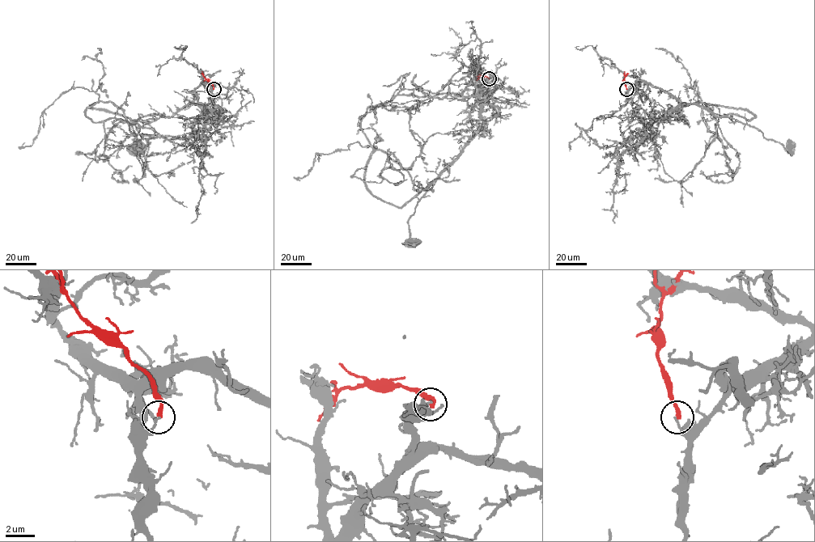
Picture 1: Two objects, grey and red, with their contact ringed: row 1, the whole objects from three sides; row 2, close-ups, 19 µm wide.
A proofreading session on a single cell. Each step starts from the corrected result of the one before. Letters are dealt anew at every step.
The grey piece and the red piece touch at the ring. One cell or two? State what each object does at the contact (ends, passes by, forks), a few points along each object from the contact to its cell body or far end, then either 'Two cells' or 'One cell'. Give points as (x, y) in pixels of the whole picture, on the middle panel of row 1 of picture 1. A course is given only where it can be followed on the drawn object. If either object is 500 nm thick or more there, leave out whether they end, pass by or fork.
At the ring grey ends. At the ring red ends. Course of grey: (489, 78), (470, 112), (473, 134), (469, 142), (418, 201), (415, 212), (409, 219), (411, 243). Course of red: (489, 78), (477, 76). Two cells

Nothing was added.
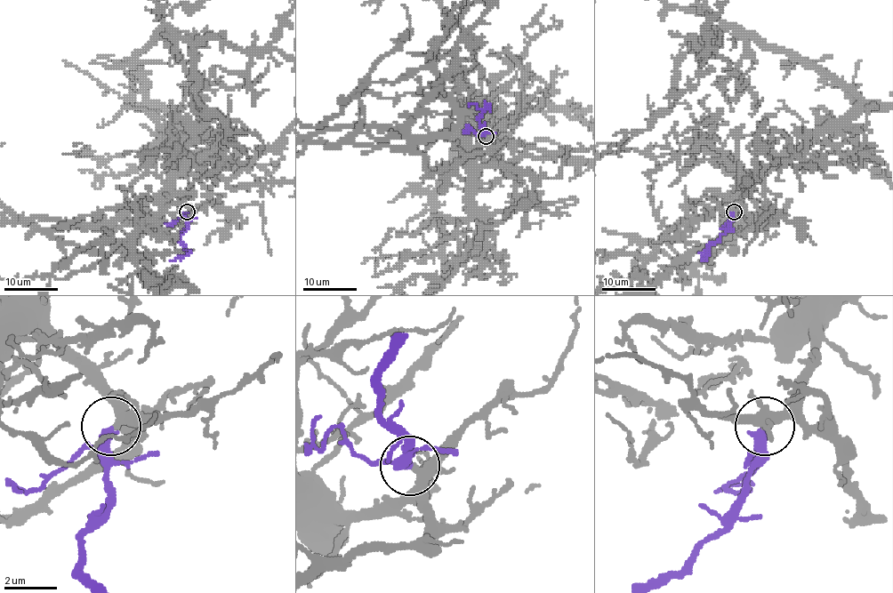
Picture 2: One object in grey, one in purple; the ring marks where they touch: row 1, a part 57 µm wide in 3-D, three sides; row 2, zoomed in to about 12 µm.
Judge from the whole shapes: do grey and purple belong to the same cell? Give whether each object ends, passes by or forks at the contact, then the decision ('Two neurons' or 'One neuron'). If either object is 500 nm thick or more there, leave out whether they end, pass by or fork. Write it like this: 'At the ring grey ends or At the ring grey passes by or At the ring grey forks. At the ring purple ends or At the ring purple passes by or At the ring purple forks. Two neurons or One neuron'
At the ring grey forks. At the ring purple passes by. One neuron

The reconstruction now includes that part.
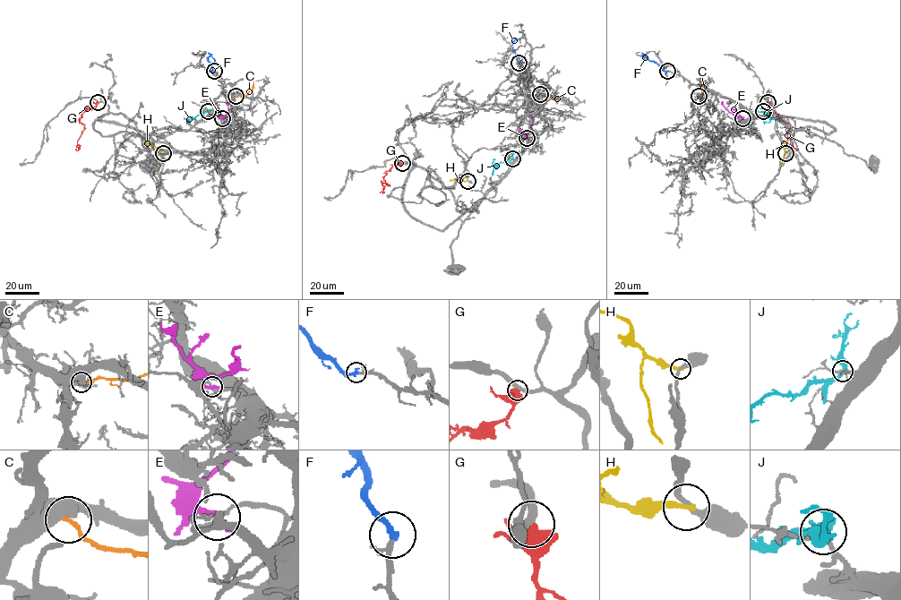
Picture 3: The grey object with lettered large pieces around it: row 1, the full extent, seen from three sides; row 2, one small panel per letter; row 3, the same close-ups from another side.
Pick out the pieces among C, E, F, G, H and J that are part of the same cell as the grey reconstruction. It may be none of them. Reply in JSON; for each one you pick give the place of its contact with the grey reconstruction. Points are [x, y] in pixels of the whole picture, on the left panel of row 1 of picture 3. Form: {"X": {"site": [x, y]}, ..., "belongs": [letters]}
{"F": {"site": [214, 71]}, "belongs": ["F"]}

